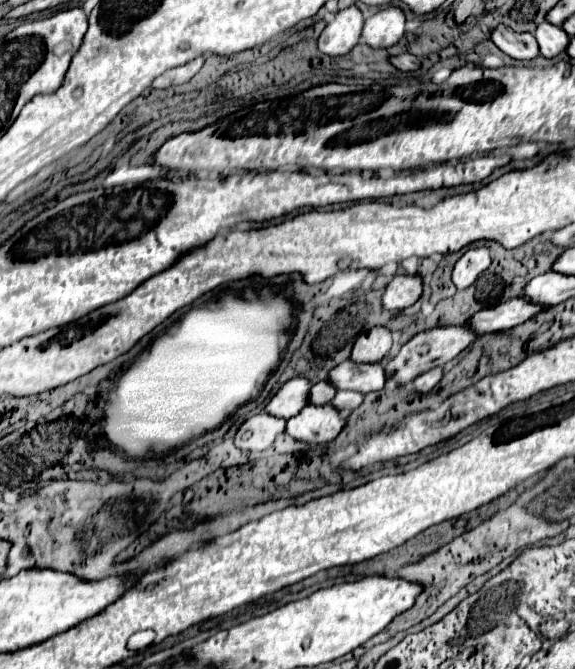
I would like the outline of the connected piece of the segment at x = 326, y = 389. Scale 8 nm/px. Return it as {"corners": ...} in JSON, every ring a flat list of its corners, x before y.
{"corners":[[321,380,311,388,311,396,309,402,311,404,329,404,335,398,337,390,329,384,329,380]]}

